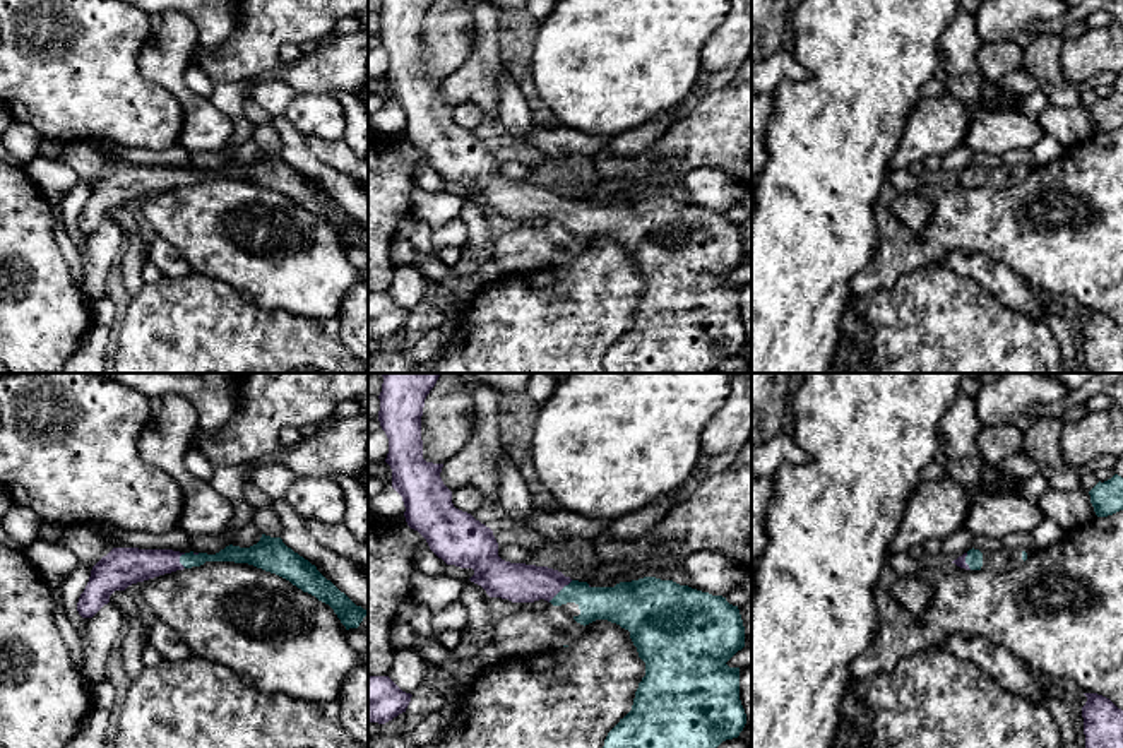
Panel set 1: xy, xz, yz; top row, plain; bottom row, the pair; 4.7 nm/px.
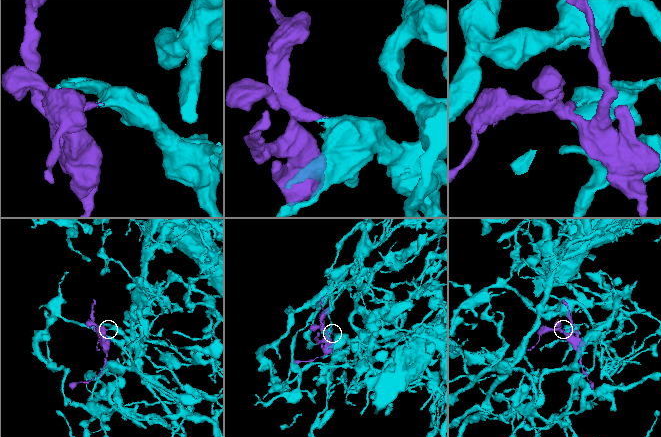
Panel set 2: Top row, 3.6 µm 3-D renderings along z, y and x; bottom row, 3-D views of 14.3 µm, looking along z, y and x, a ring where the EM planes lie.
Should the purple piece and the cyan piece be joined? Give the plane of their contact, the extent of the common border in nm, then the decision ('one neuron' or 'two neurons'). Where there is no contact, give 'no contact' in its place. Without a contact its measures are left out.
contact in xz; length 160 nm; one neuron

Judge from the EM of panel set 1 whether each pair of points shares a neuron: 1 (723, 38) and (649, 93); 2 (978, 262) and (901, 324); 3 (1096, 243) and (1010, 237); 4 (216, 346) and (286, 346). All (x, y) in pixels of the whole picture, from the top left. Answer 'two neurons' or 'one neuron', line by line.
1: two neurons
2: two neurons
3: one neuron
4: one neuron

